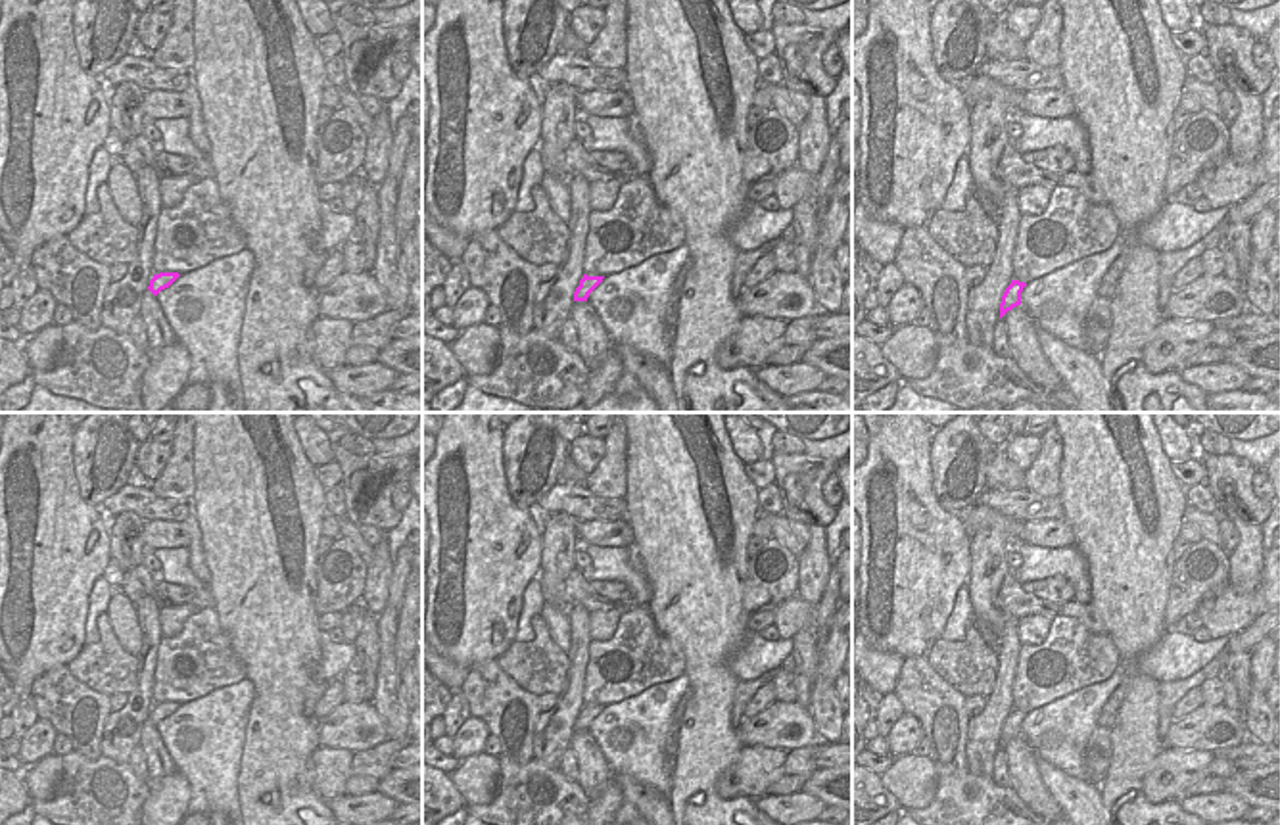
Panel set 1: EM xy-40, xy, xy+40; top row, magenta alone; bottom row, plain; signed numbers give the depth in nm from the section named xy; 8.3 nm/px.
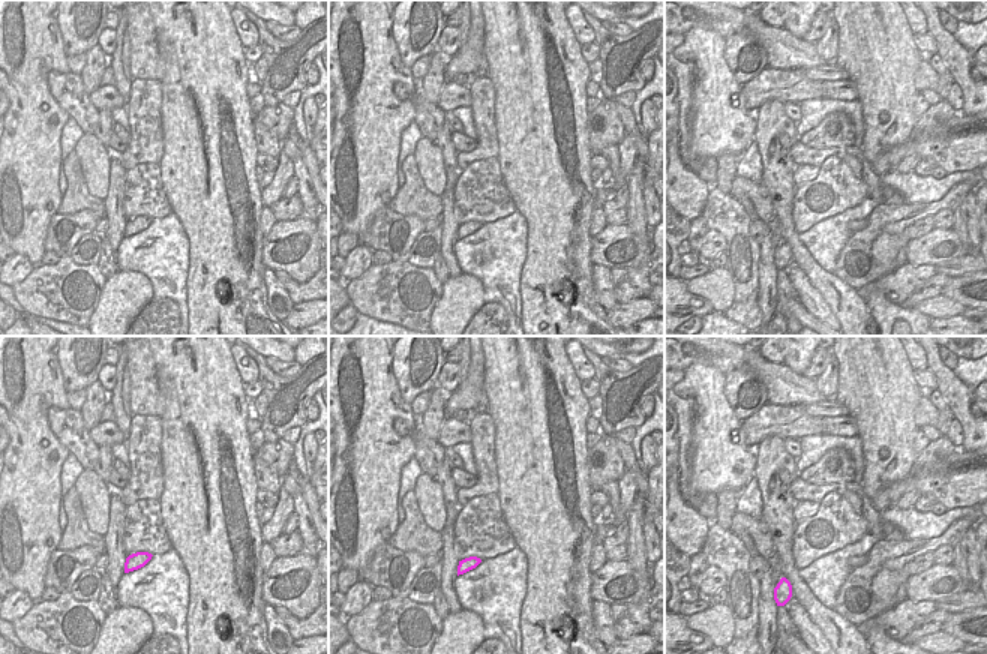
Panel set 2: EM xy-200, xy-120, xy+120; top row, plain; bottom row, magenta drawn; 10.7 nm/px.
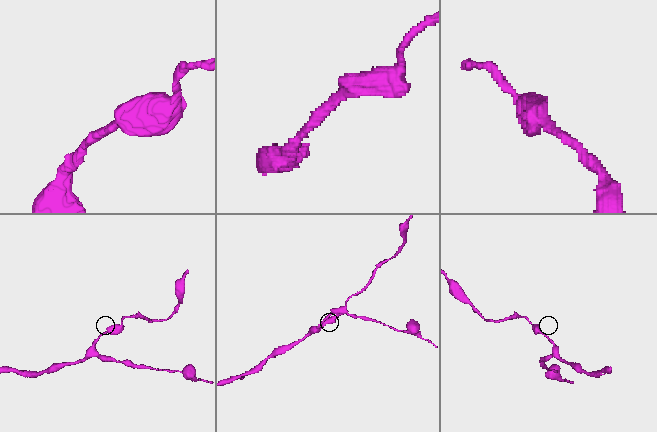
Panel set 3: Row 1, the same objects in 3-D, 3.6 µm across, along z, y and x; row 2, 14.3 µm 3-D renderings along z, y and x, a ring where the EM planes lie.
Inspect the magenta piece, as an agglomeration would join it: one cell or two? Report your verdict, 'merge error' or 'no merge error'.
no merge error

